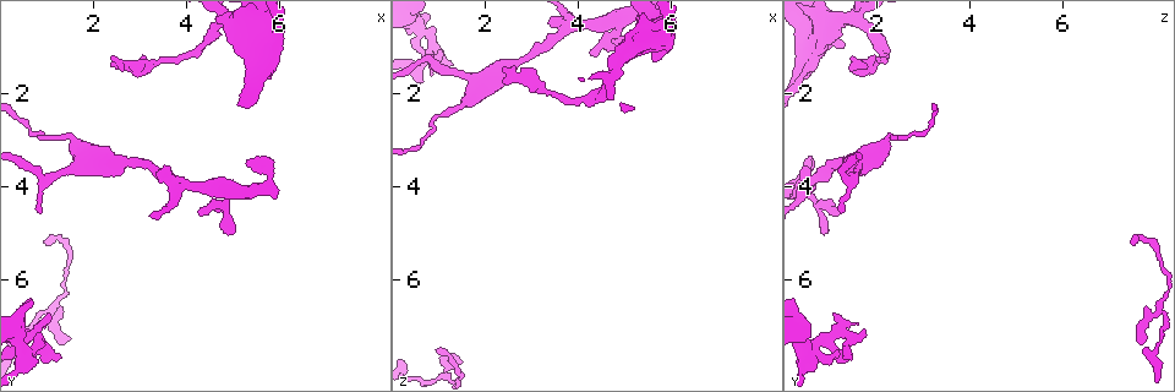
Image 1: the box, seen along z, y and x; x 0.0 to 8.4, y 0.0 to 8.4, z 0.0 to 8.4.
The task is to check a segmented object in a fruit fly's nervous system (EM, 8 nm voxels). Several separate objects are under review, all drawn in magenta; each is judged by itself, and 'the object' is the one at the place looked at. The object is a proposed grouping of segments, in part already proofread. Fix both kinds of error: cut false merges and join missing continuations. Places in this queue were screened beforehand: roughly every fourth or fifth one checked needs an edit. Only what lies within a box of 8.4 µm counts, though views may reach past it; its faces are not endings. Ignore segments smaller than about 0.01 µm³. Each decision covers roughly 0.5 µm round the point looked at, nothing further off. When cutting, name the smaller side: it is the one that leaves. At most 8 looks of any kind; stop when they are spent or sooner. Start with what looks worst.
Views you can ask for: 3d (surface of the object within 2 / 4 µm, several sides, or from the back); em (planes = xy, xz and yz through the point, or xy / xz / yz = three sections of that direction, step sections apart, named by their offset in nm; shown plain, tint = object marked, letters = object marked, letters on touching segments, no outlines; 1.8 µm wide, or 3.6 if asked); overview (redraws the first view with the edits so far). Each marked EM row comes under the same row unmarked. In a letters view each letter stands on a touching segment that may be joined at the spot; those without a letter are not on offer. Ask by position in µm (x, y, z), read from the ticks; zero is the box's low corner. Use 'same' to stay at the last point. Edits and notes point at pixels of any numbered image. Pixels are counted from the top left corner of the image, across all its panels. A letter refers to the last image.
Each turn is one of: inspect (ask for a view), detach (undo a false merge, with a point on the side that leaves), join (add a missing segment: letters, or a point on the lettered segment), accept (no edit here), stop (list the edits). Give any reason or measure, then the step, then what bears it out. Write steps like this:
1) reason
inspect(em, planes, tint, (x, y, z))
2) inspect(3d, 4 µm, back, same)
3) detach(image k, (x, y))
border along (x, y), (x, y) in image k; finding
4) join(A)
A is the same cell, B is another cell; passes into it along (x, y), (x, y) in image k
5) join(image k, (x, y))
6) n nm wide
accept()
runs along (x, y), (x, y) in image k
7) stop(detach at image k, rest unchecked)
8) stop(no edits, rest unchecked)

an open end
inspect(3d, 2 µm, (2.35, 1.20, 1.50))

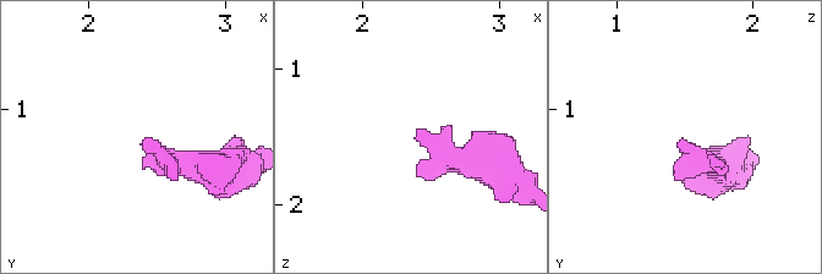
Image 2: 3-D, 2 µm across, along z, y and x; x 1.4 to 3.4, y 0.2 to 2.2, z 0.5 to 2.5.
now the EM
inspect(em, xz, step 4, tint, (2.36, 1.26, 1.46))

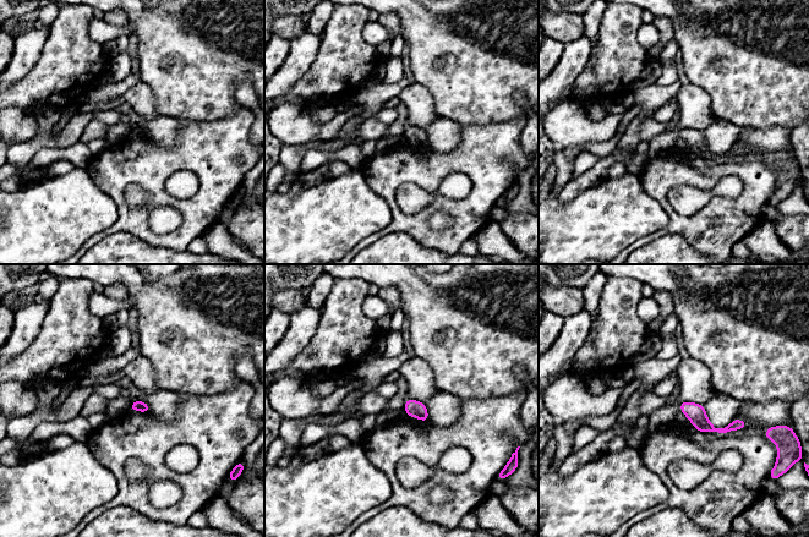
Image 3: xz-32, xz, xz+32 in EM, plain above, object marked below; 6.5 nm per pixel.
what lies round it
inspect(em, xz, step 4, letters, same)

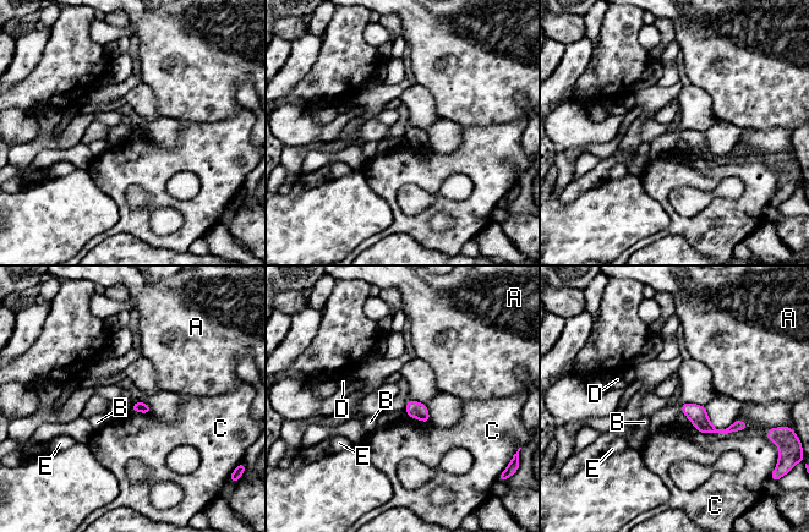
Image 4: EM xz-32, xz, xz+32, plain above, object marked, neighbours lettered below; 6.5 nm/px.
accept()
A, B, C, D and E are other cells; border along (749, 423), (722, 435), (706, 434) in image 4; none of them fits

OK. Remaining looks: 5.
a fork
inspect(em, planes, letters, (0.60, 7.55, 0.55))

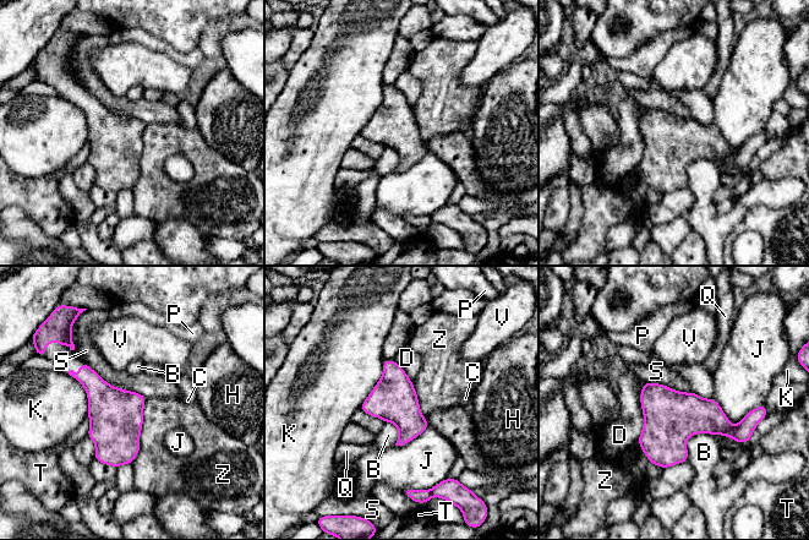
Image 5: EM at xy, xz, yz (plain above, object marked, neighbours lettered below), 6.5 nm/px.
300 nm wide
accept()
B, C, D, H, J, K, P, Q, S, T, V and Z are other cells; border along (85, 363), (113, 386), (146, 398) in image 5; all the same cell

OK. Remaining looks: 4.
a fork
inspect(3d, 4 µm, (3.70, 3.85, 0.60))

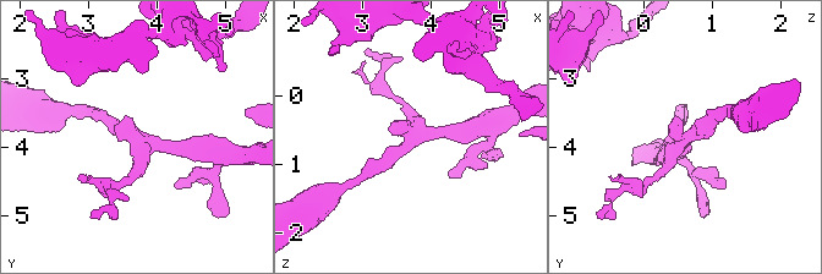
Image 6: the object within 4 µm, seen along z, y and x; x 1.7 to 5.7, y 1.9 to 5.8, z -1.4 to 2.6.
3 arms
inspect(em, 3.6 µm, planes, letters, (3.80, 3.90, 0.55))

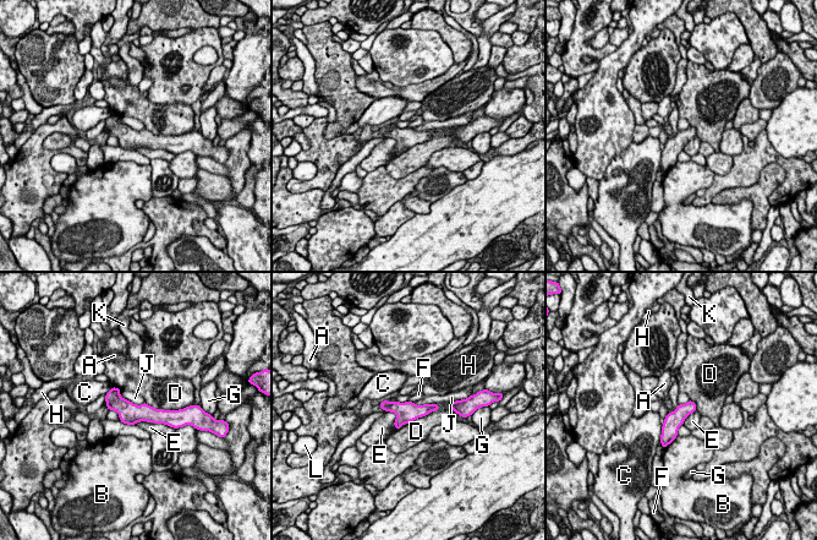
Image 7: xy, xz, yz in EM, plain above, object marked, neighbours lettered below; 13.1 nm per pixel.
accept()
A, B, C, D, E, F, G, H, J, K and L are other cells; runs along (108, 397), (129, 413), (169, 416) in image 7; all the same cell

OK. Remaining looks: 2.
branch stops here
inspect(em, xz, step 4, letters, (1.55, 7.30, 7.75))

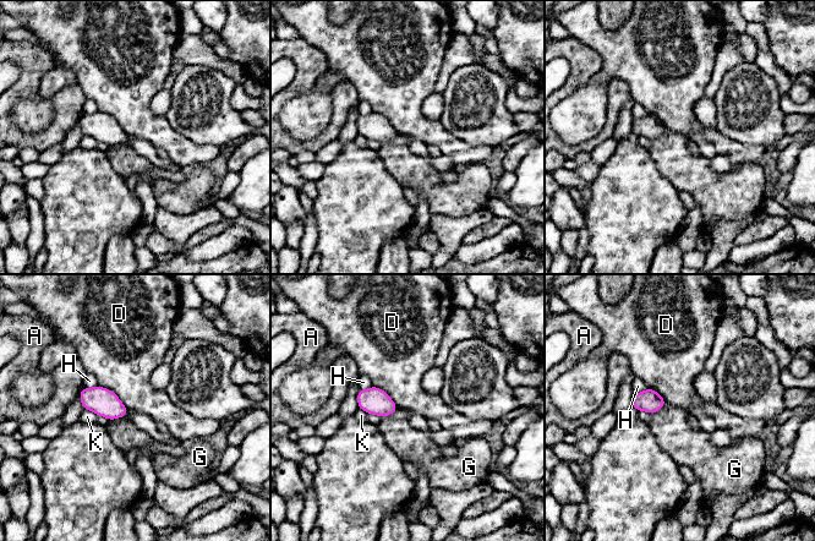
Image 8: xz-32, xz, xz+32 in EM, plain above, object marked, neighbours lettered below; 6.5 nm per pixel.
another direction
inspect(em, planes, letters, same)

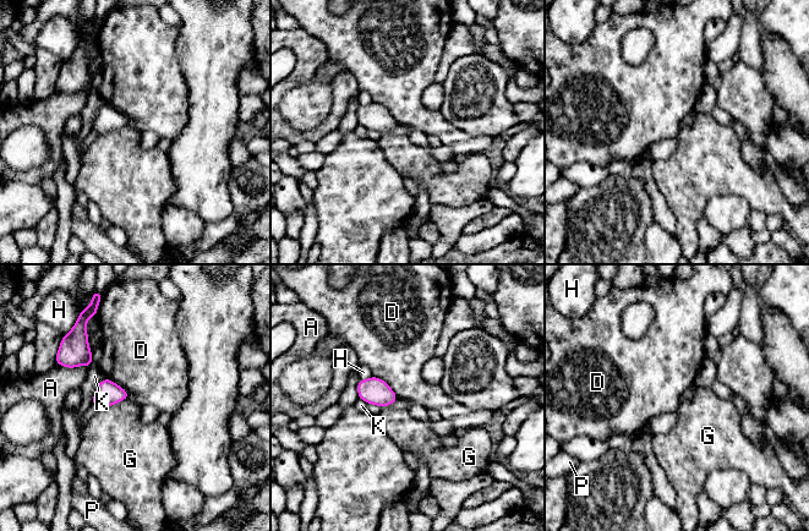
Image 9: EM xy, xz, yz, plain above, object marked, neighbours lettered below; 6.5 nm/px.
accept()
A, D, G, H, K and P are other cells; border along (129, 397), (99, 409) in image 9; no lettered segment goes on from it

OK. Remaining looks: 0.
stop(no edits, rest unchecked)

